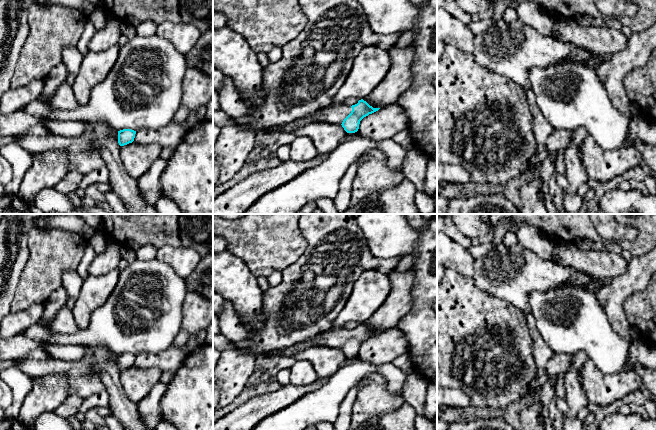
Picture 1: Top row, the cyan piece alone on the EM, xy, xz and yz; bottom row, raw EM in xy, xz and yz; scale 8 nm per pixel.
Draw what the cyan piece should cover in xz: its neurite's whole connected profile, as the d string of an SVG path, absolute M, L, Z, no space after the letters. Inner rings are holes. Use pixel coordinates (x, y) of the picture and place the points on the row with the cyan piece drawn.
M363 99L357 104L347 106L344 103L330 105L308 116L314 116L316 122L328 122L340 124L347 133L355 133L359 129L360 121L378 111L380 108L373 108Z

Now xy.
M123 129L118 131L118 143L120 146L132 143L135 138L136 131L131 129Z

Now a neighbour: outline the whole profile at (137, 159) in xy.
M135 142L120 147L120 157L126 172L139 179L160 157L162 146L156 143L138 144Z

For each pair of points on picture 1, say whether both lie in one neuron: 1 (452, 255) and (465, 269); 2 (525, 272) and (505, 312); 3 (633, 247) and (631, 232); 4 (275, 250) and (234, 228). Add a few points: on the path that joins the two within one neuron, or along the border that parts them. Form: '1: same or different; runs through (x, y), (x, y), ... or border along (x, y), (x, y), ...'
1: same; runs through (455, 258), (463, 266)
2: different; border along (487, 294), (506, 300), (523, 311)
3: different; border along (634, 226), (637, 235), (631, 240), (623, 241)
4: same; runs through (265, 240), (262, 238), (244, 237)

